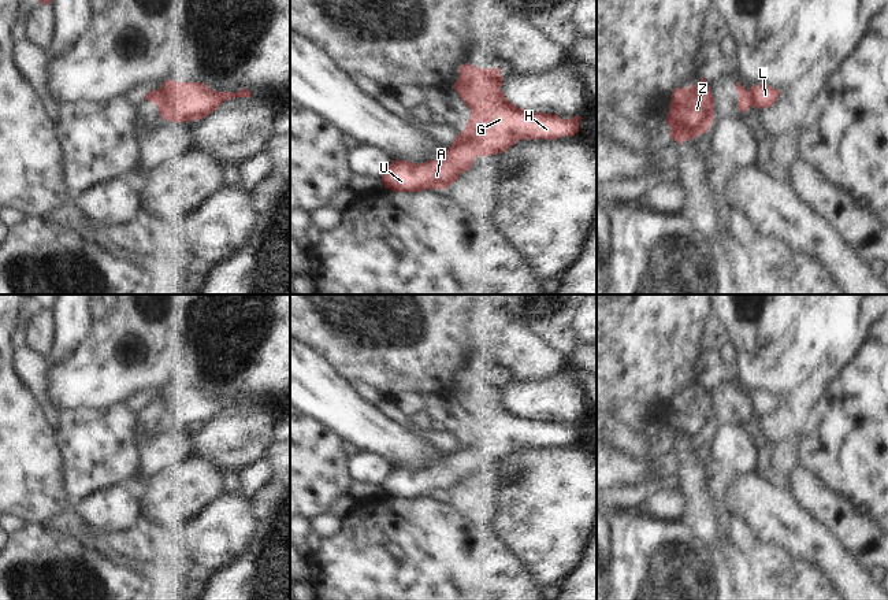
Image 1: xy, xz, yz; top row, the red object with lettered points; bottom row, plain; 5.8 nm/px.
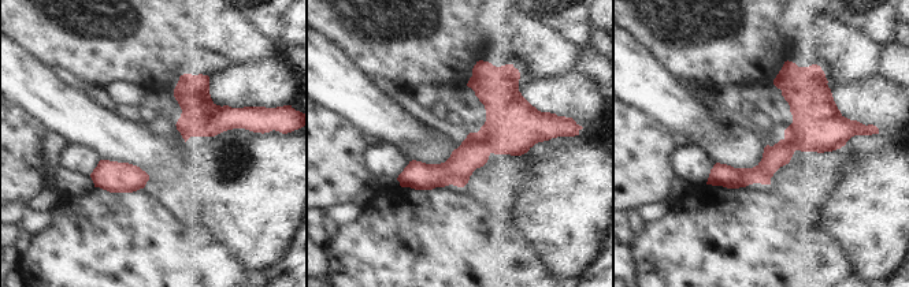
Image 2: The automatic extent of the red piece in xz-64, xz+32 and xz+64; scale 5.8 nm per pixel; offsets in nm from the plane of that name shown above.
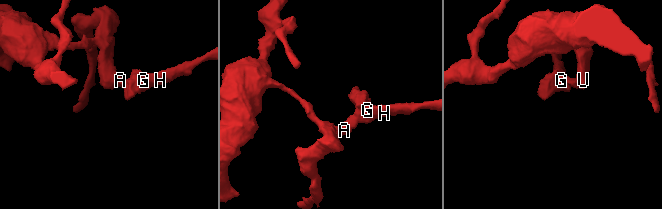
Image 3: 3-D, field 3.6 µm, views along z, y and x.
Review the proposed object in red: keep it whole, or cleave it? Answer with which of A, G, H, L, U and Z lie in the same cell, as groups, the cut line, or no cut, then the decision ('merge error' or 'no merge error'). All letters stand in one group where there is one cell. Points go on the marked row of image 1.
A G H L U Z; no cut; no merge error

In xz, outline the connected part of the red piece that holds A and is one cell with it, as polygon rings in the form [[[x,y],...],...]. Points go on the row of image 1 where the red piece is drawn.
[[[462,64],[453,89],[469,108],[469,119],[453,144],[434,160],[415,164],[393,160],[382,181],[393,192],[446,189],[460,173],[472,167],[476,156],[504,153],[520,140],[557,140],[579,132],[580,116],[562,121],[557,114],[524,111],[501,90],[499,68]]]

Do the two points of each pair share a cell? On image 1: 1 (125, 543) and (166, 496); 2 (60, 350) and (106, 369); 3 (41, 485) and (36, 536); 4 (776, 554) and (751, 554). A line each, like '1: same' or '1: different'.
1: different
2: different
3: different
4: same

